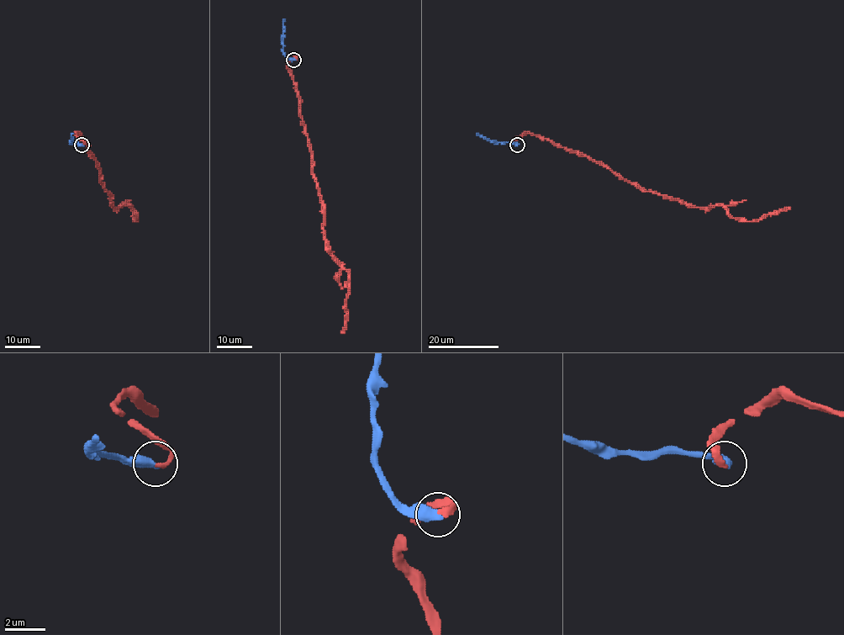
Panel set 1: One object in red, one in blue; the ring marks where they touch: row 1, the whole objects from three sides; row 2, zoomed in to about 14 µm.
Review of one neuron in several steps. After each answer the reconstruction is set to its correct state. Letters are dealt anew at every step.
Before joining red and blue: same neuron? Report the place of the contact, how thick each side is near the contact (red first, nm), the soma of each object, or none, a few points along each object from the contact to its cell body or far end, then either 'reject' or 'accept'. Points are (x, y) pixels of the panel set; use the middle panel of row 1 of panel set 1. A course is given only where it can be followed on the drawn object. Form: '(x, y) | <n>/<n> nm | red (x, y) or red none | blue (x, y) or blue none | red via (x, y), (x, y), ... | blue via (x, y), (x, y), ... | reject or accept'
(293, 60) | 240/500 nm | red none | blue none | red via (294, 59), (287, 68), (299, 98), (323, 205), (324, 236), (328, 251), (350, 272), (346, 318), (340, 331) | blue via (294, 59), (289, 59), (283, 51), (284, 19) | accept

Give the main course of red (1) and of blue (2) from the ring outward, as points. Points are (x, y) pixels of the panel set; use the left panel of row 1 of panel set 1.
1: (82, 145), (76, 133), (97, 161), (112, 205), (129, 205), (138, 214), (135, 221), (129, 207)
2: (82, 145), (71, 142), (72, 134)

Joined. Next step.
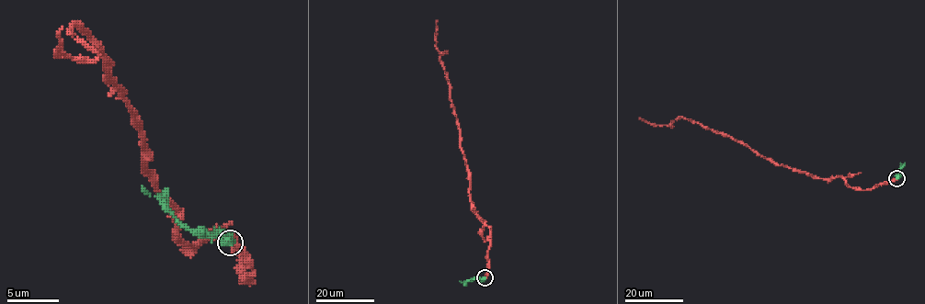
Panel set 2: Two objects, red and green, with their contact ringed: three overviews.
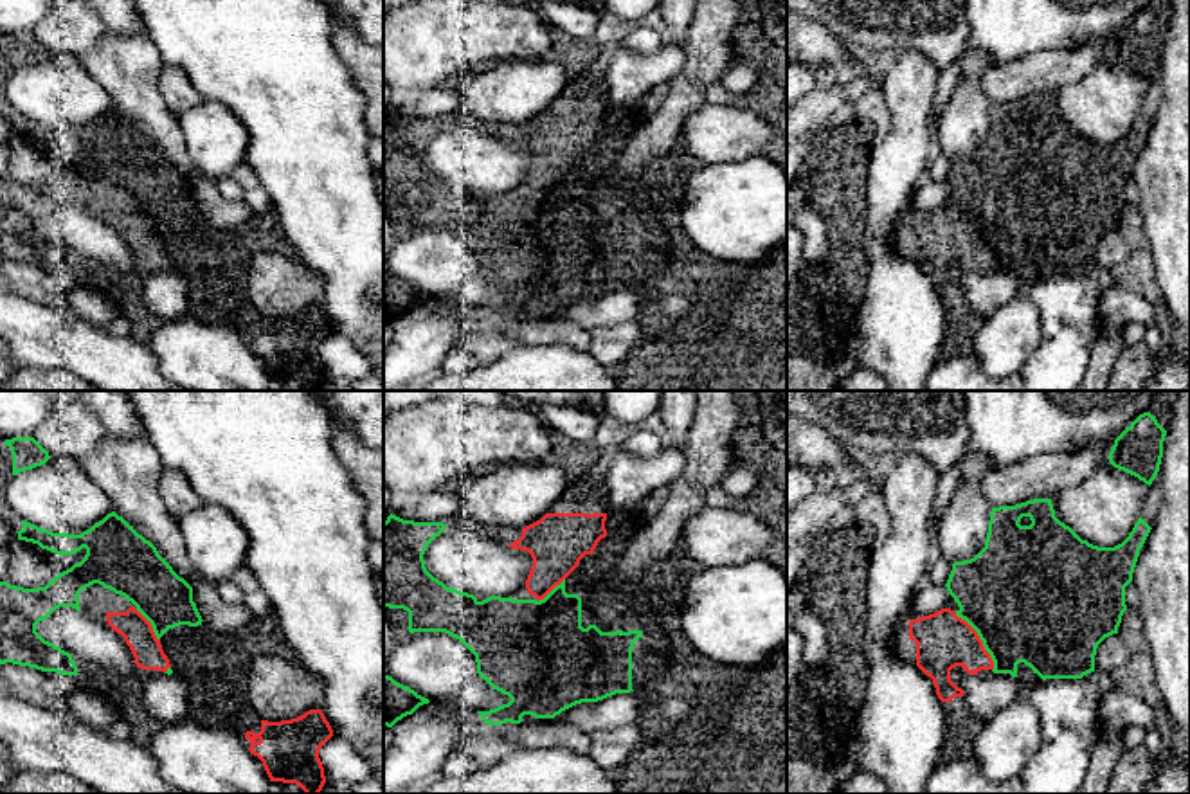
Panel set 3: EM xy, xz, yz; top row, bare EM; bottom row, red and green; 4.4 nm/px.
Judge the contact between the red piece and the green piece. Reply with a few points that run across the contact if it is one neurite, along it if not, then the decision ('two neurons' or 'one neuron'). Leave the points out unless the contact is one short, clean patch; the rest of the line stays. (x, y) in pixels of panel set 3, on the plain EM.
one neuron

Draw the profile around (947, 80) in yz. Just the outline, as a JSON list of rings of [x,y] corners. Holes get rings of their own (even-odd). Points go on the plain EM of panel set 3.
[[[961,59],[951,63],[945,70],[940,72],[938,90],[933,104],[933,119],[938,119],[947,108],[947,103],[951,101],[952,92],[958,85],[960,72],[961,72]]]

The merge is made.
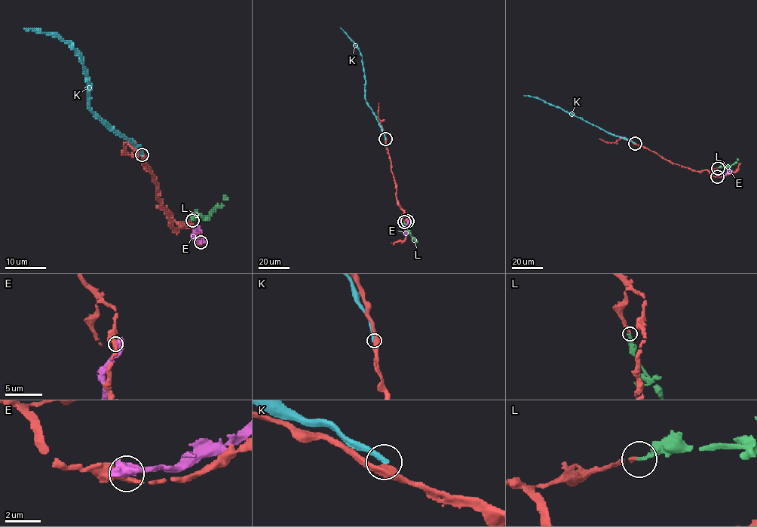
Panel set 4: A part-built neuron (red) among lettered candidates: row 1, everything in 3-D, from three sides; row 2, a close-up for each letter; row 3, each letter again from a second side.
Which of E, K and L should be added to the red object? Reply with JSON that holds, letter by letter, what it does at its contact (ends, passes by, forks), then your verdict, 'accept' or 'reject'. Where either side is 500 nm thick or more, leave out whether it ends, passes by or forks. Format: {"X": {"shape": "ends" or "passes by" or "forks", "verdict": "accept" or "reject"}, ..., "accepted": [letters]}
{"E": {"verdict": "reject"}, "K": {"shape": "ends", "verdict": "reject"}, "L": {"shape": "ends", "verdict": "accept"}, "accepted": ["L"]}

